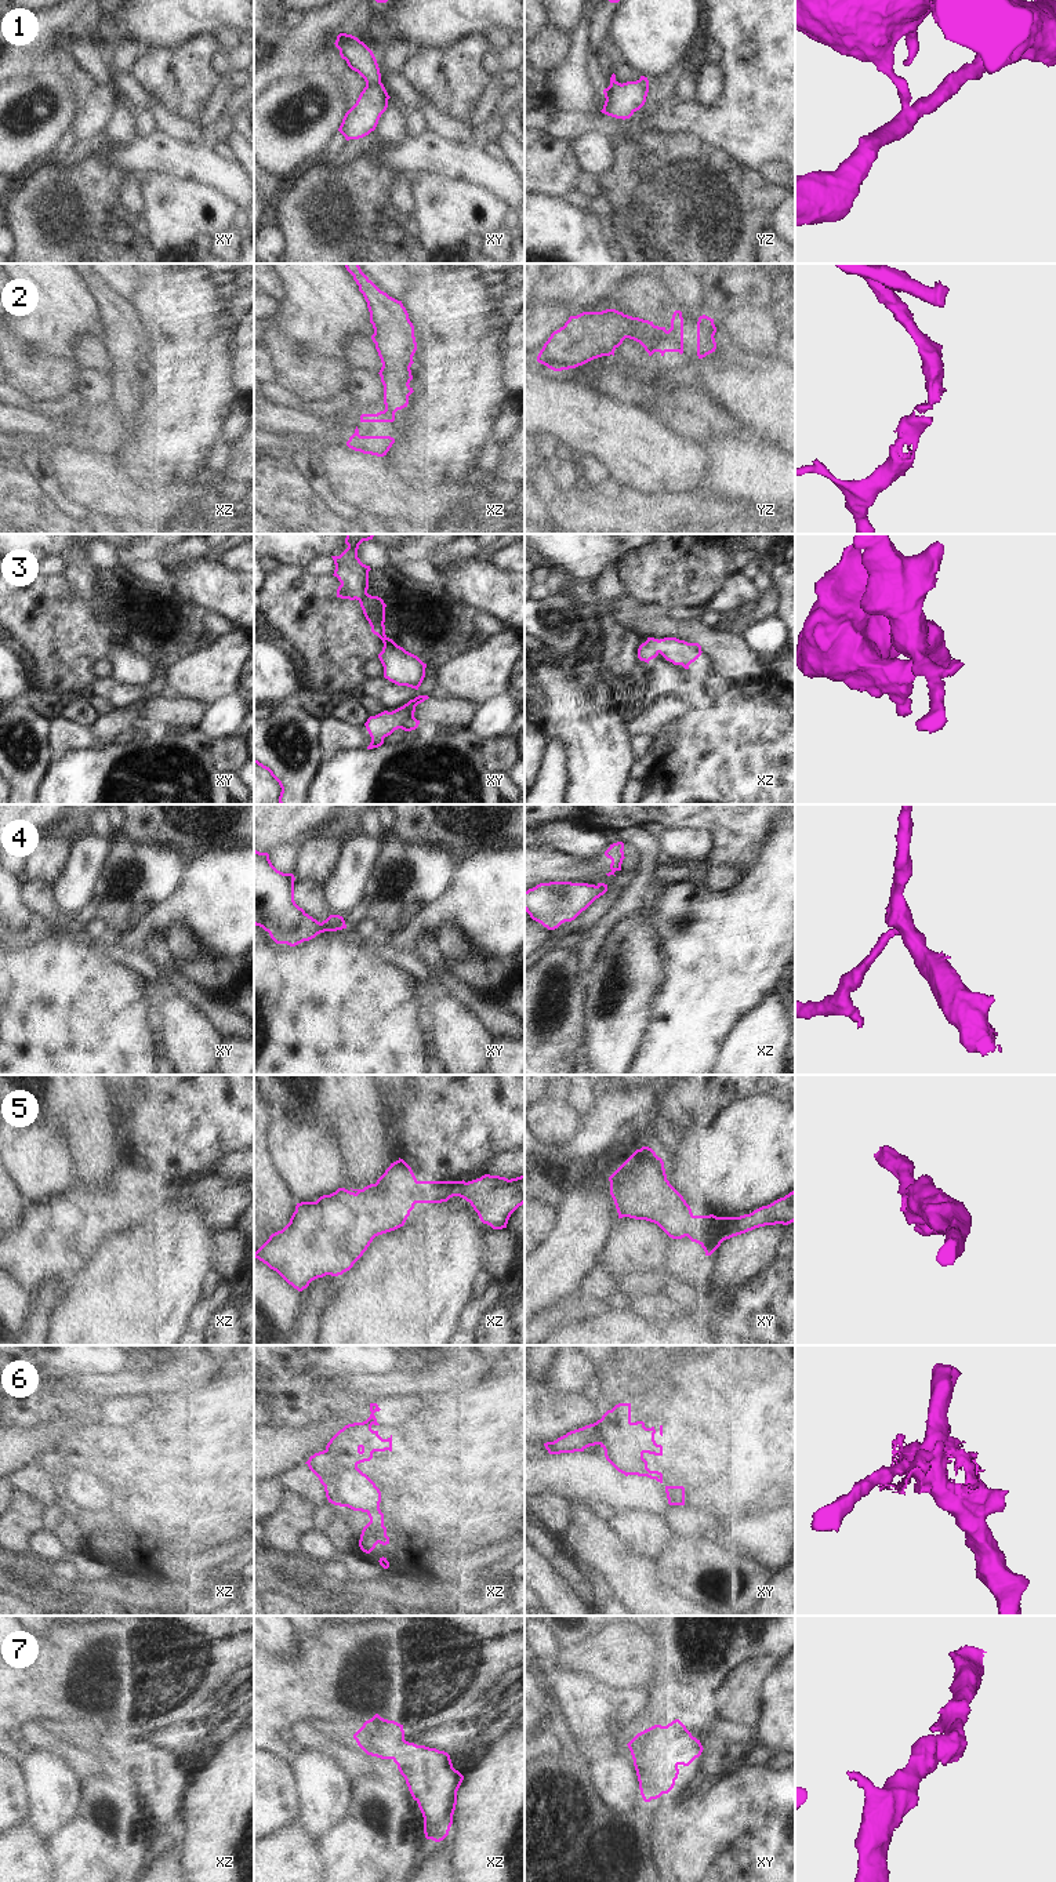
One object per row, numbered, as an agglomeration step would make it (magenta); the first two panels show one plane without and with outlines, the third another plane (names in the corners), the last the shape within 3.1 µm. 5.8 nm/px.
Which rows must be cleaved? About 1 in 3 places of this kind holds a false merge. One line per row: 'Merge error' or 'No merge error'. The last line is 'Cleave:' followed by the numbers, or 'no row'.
1: Merge error
2: Merge error
3: No merge error
4: Merge error
5: No merge error
6: Merge error
7: No merge error
Cleave: 1, 2, 4, 6.

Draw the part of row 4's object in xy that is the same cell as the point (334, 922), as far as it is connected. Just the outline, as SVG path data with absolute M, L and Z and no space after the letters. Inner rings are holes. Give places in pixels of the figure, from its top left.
M330 915L326 920L322 922L322 926L329 931L346 929L345 920L340 915Z

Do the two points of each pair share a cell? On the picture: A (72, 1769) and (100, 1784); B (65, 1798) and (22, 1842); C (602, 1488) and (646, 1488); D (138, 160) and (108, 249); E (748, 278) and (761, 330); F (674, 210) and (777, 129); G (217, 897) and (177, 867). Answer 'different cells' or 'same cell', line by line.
A: different cells
B: different cells
C: same cell
D: different cells
E: different cells
F: different cells
G: different cells

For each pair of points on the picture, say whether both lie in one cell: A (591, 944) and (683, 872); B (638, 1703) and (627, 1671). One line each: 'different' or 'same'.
A: different
B: different

